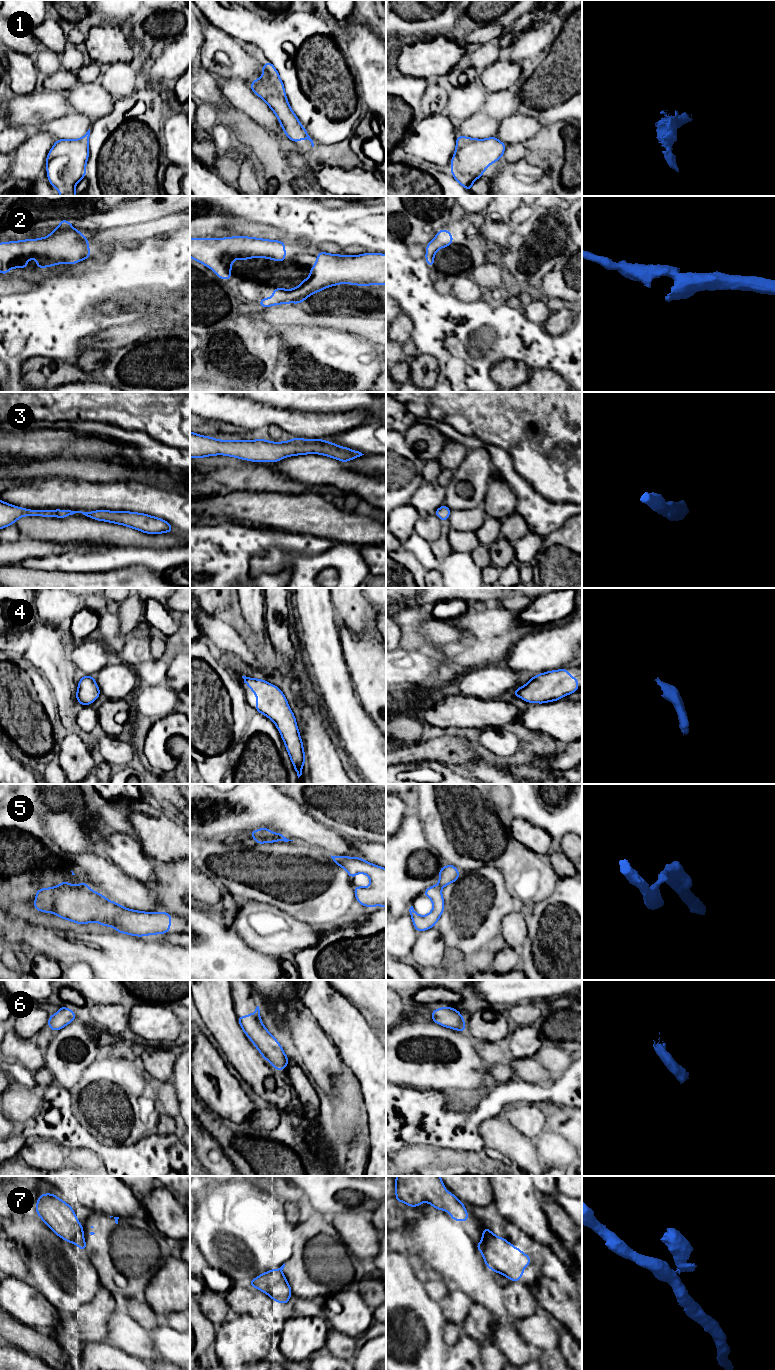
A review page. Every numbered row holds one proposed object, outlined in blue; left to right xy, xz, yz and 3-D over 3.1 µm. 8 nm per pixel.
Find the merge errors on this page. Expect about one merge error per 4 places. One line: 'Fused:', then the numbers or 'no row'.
Fused: 5, 7

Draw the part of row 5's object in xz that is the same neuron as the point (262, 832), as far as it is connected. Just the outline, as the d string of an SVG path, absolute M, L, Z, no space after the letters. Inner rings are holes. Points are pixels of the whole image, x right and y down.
M260 828L258 830L254 830L249 833L250 837L275 837L275 836L283 836L282 833L273 834L268 828Z

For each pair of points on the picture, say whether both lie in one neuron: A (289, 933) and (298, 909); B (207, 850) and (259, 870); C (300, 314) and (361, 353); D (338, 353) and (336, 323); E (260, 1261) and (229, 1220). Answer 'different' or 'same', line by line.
A: different
B: same
C: different
D: different
E: same

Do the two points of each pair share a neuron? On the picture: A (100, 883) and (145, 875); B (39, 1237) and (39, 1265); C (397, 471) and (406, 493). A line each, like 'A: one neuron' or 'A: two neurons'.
A: two neurons
B: one neuron
C: one neuron

